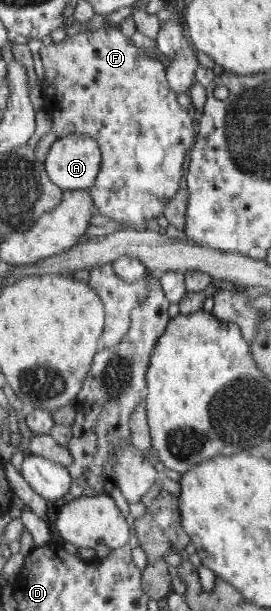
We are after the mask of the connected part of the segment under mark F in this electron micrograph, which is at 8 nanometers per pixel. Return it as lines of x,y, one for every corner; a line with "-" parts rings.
118,26
102,28
92,32
86,31
67,37
67,39
52,43
51,45
42,46
39,50
43,68
45,70
45,78
40,83
44,99
43,109
48,114
50,119
51,129
55,132
58,138
64,138
72,134
86,135
97,140
103,154
101,164
101,173
97,176
97,181
94,186
89,189
94,202
97,204
97,212
115,221
122,222
128,226
128,229
136,229
146,231
146,220
158,218
160,214
164,214
165,208
169,205
170,200
174,198
174,194
180,190
180,182
184,176
184,166
186,166
186,158
190,154
197,142
197,121
194,119
191,108
183,108
182,104
176,100
177,92
170,86
167,78
168,66
164,66
162,62
158,62
151,52
142,47
135,46
131,40
128,40

